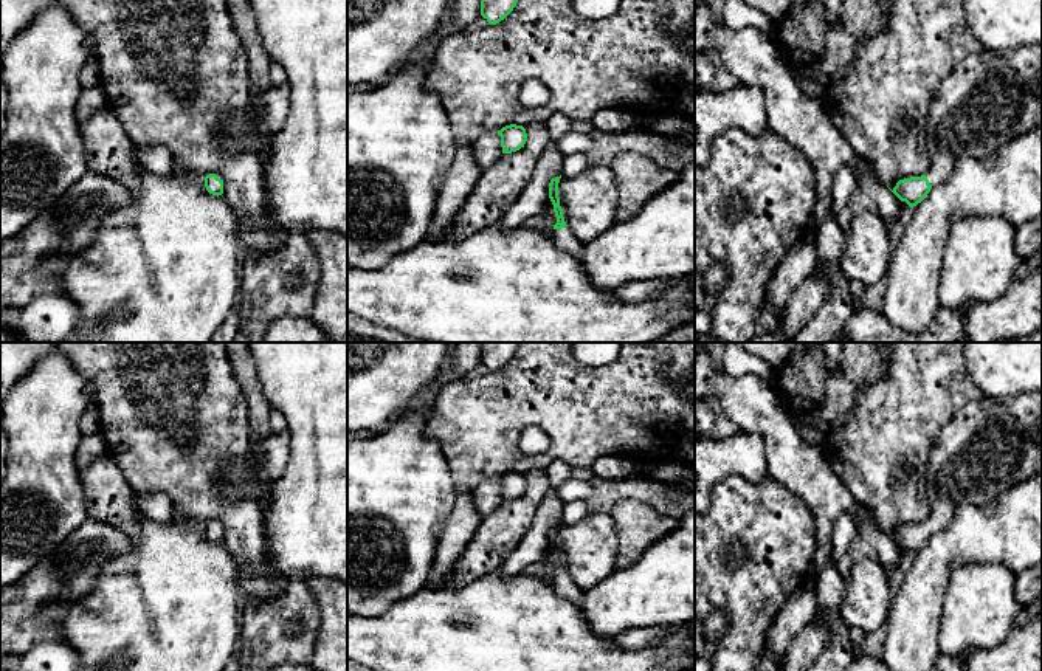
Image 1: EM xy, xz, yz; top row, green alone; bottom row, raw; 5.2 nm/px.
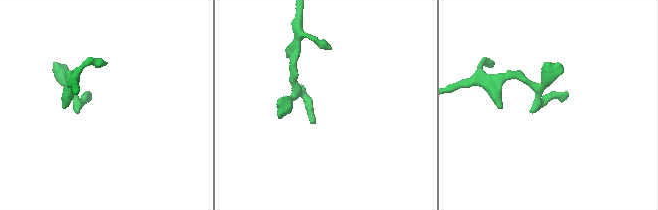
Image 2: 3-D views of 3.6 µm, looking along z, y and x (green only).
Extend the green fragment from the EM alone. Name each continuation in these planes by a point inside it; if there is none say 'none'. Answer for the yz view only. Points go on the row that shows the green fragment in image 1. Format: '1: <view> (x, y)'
1: yz (990, 98)

